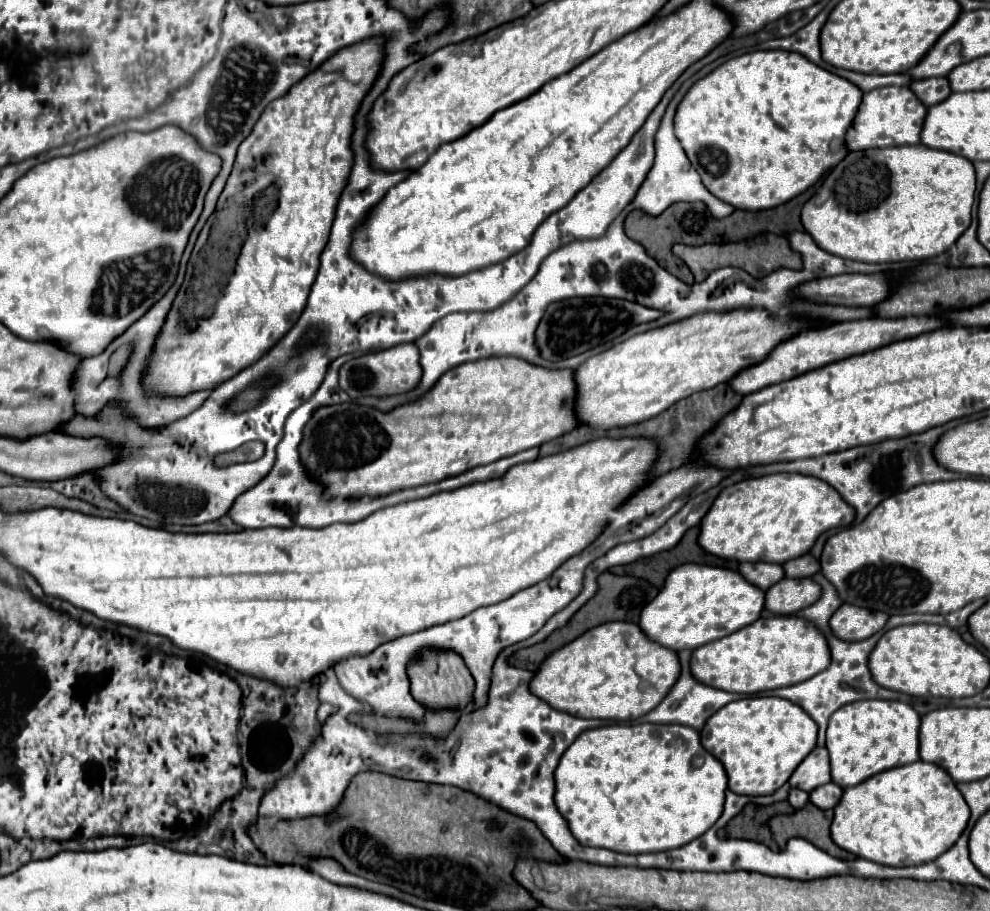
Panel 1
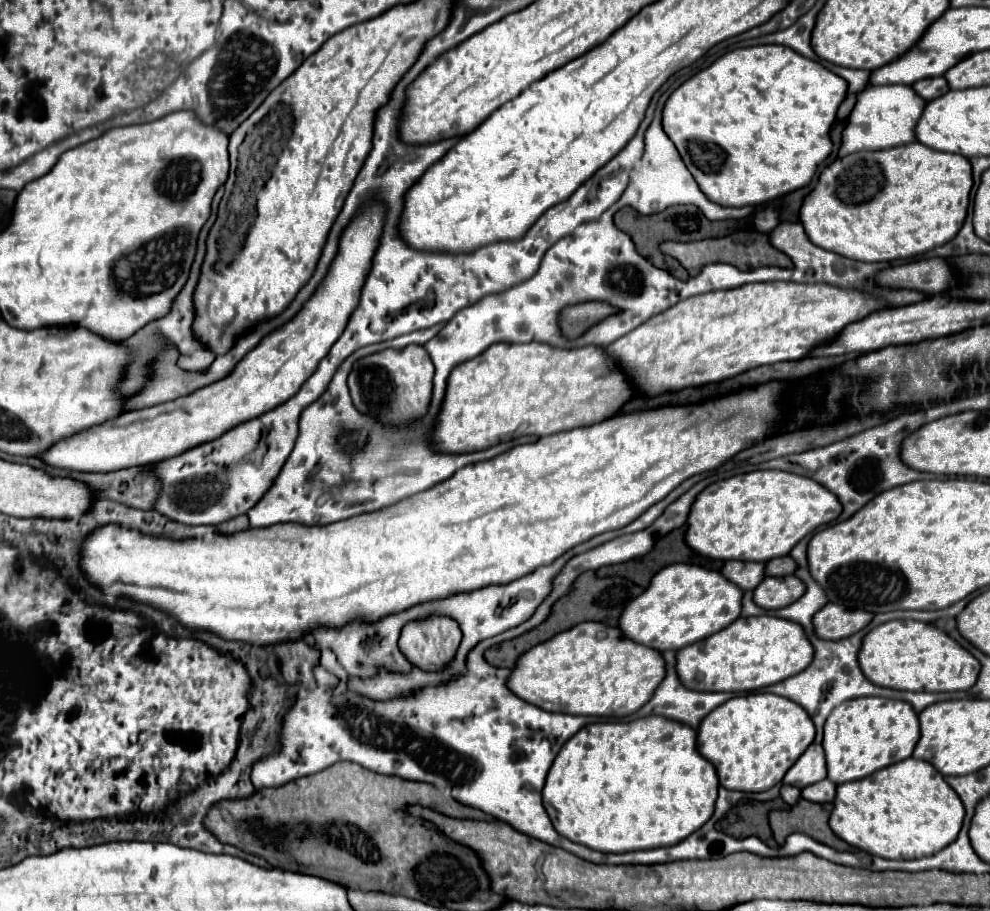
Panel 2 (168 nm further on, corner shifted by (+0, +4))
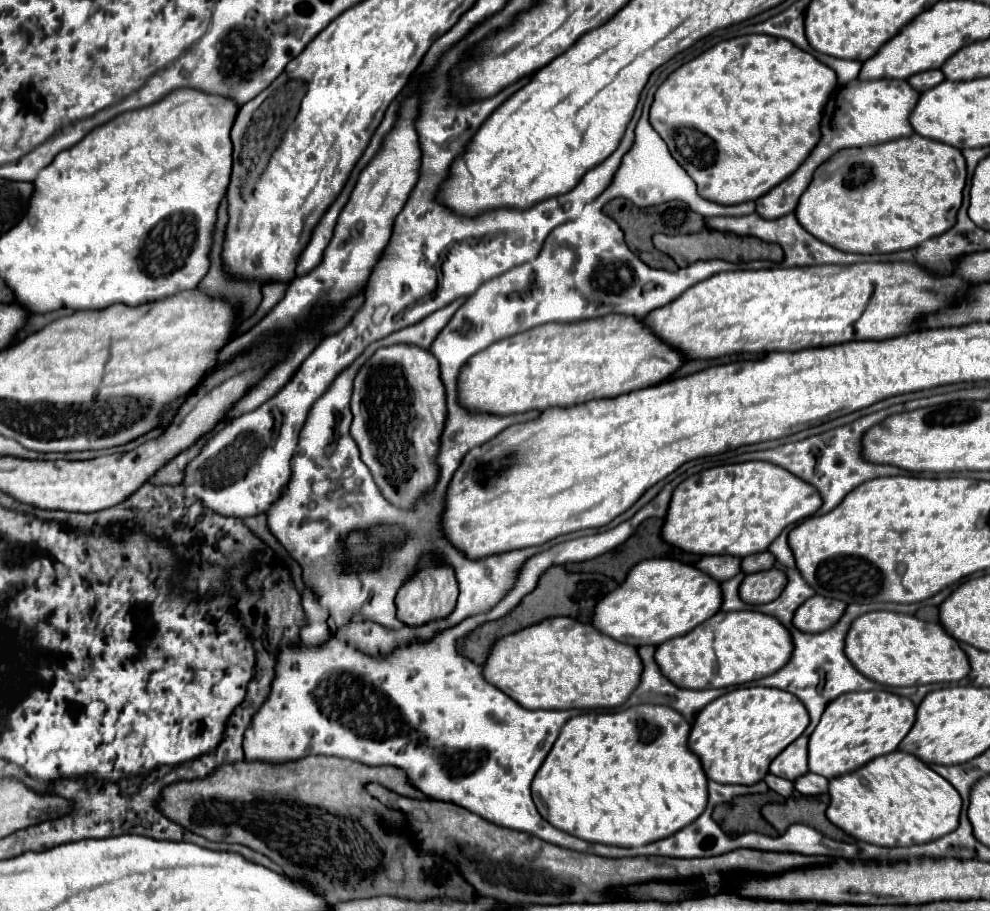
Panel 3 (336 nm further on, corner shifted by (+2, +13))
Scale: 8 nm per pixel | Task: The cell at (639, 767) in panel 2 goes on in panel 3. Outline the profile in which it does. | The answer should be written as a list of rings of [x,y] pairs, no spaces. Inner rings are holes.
[[[637,704],[613,714],[573,716],[533,778],[533,802],[551,826],[587,842],[629,848],[667,838],[693,822],[707,806],[707,776],[699,758],[687,748],[689,730],[689,722],[677,710],[655,704]]]

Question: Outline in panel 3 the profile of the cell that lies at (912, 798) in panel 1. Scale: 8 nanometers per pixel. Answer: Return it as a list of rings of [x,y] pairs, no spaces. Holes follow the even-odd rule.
[[[901,750],[879,756],[851,774],[829,780],[829,796],[831,802],[827,808],[827,818],[849,836],[863,842],[873,842],[877,846],[911,846],[937,840],[957,828],[961,814],[961,796],[957,794],[957,790],[917,756]]]

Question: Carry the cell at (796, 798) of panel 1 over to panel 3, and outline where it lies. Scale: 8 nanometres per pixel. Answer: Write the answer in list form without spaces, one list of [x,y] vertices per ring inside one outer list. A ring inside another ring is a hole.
[[[767,774],[767,776],[765,776],[765,784],[767,784],[773,792],[777,792],[777,794],[781,794],[781,796],[785,796],[785,798],[789,798],[789,796],[793,794],[793,782],[789,782],[789,780],[785,780],[785,778]]]

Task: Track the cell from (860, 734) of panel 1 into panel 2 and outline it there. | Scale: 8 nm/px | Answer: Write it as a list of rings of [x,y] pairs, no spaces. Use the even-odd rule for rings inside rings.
[[[859,697],[841,703],[825,721],[823,749],[827,759],[827,779],[841,785],[873,775],[875,771],[913,755],[919,741],[919,719],[905,701],[883,697]]]

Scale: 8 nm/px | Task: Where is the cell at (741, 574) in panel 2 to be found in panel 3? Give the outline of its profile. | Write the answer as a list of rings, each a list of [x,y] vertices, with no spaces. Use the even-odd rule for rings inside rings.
[[[703,556],[695,568],[699,568],[701,572],[709,574],[713,580],[717,582],[725,582],[729,578],[733,578],[735,574],[739,574],[739,558],[735,556]]]

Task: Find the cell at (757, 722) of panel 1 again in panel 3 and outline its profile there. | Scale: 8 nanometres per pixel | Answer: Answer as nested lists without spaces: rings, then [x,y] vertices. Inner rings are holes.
[[[749,686],[731,690],[707,704],[695,718],[687,746],[699,756],[703,772],[719,784],[757,784],[769,772],[769,764],[809,724],[809,714],[799,698],[779,688]]]

